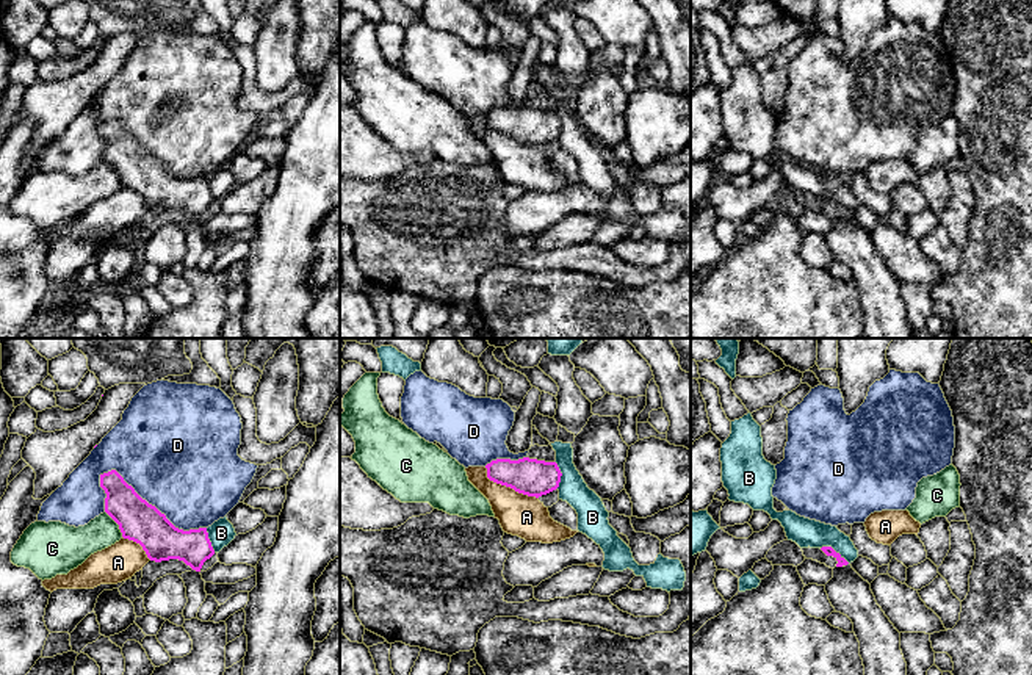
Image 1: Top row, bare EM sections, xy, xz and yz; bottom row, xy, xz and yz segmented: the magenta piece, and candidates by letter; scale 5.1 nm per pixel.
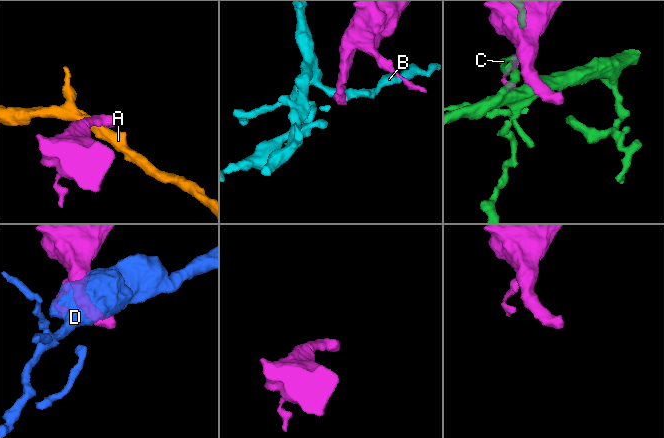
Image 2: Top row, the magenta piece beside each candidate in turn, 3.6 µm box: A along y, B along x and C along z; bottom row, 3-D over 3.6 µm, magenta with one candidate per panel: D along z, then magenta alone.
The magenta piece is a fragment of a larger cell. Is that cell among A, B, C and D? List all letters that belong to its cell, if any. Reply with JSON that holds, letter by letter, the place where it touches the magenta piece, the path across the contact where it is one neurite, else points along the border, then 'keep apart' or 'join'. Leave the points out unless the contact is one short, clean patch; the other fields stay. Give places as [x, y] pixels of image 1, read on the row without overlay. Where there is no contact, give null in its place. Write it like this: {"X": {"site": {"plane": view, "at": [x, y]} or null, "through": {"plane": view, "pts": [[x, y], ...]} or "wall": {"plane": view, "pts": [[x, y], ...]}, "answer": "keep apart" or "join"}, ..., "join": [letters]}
{"A": {"site": {"plane": "xz", "at": [508, 135]}, "wall": {"plane": "xz", "pts": [[484, 116], [490, 129], [537, 147]]}, "answer": "keep apart"}, "B": {"site": {"plane": "yz", "at": [833, 199]}, "wall": {"plane": "yz", "pts": [[821, 196], [830, 196], [849, 212]]}, "answer": "keep apart"}, "C": {"site": {"plane": "xy", "at": [116, 171]}, "wall": {"plane": "xy", "pts": [[105, 160], [122, 185]]}, "answer": "keep apart"}, "D": {"site": {"plane": "xy", "at": [151, 154]}, "answer": "keep apart"}, "join": []}

